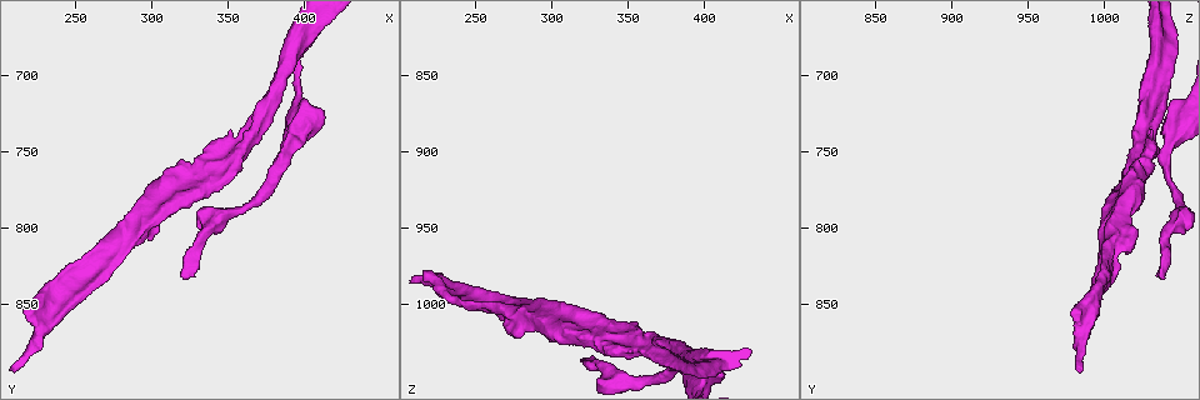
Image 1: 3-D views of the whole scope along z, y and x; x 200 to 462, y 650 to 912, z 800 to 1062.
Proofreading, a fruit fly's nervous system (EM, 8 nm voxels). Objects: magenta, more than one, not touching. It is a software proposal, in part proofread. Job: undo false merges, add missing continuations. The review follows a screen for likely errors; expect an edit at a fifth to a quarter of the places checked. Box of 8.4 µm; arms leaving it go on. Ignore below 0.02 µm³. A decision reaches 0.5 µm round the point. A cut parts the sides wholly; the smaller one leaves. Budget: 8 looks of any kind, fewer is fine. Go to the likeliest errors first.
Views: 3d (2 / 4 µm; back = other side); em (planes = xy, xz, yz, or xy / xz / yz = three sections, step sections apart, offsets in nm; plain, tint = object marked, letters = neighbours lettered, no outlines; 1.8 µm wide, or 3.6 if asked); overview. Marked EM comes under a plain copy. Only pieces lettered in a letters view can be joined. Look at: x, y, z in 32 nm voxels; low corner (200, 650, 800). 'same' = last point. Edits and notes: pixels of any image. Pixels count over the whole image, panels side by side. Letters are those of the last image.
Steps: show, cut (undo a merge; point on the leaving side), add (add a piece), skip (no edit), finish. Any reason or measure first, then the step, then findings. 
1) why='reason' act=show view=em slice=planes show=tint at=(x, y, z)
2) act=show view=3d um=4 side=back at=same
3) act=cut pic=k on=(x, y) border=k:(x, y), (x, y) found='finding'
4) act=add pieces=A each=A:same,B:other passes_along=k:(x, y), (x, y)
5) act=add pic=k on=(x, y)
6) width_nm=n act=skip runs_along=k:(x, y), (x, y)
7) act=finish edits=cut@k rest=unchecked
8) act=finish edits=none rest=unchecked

why='long arm stops here' act=show view=3d um=4 at=(320, 830, 1038)

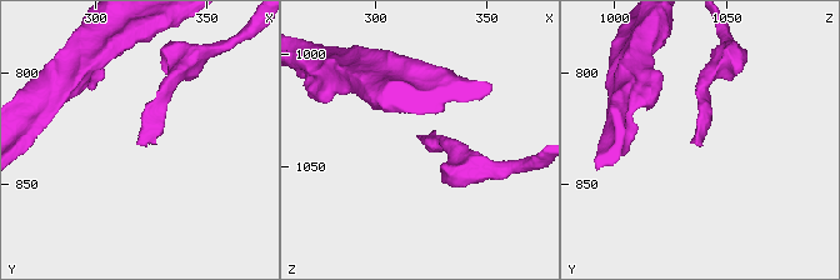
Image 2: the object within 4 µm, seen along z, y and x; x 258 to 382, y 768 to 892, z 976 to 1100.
act=show view=em slice=xy step=8 show=tint at=(319, 829, 1036)

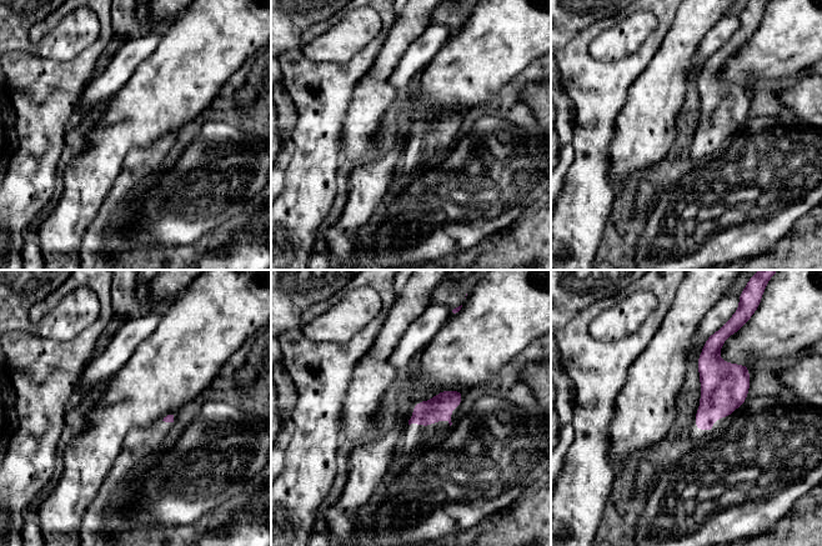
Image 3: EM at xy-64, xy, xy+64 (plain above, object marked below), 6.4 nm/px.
why='another direction' act=show view=em slice=planes show=letters at=same

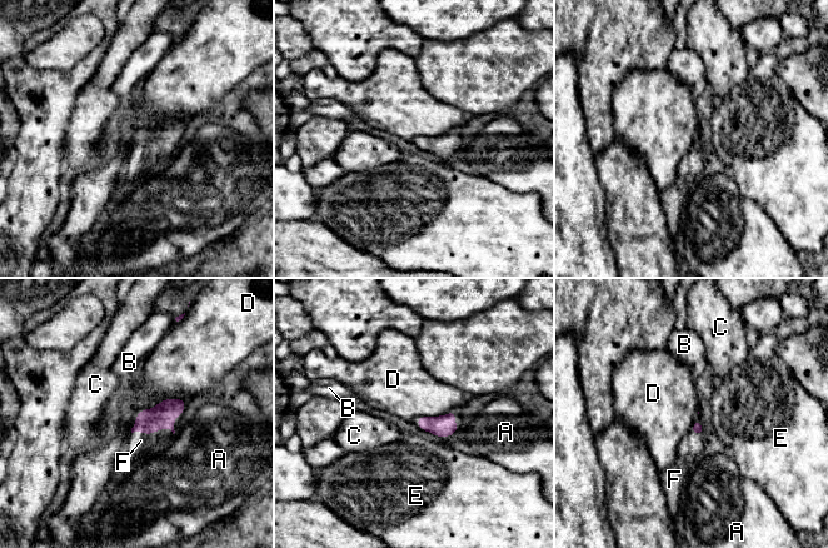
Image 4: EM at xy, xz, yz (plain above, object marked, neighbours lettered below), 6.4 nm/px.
longest_contact=D:340nm act=add pic=4 on=(140, 441) each=A:other,B:other,C:other,D:other,E:other,F:same found='it goes on there'

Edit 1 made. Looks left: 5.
why='see it whole again' act=show view=overview

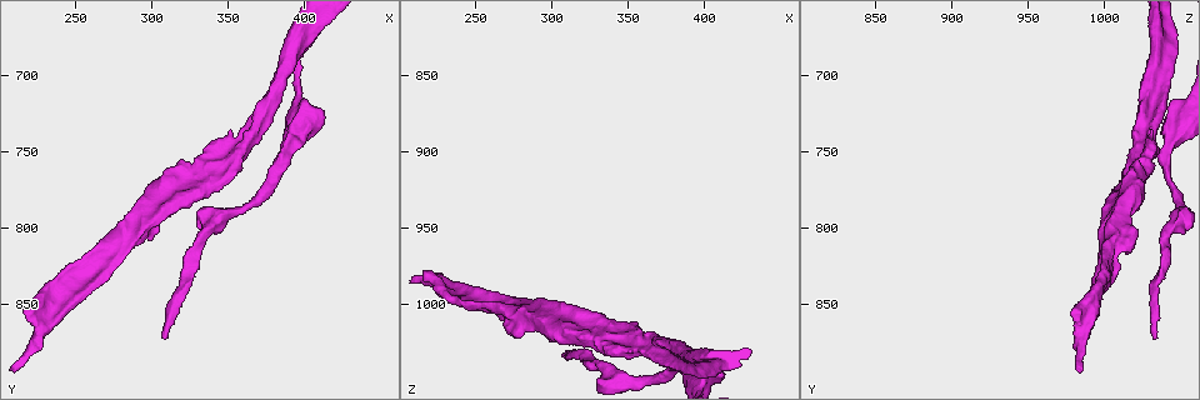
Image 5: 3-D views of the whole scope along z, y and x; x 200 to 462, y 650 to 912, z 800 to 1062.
why='calibre changes' act=show view=em um=3.6 slice=planes show=letters at=(318, 770, 1020)

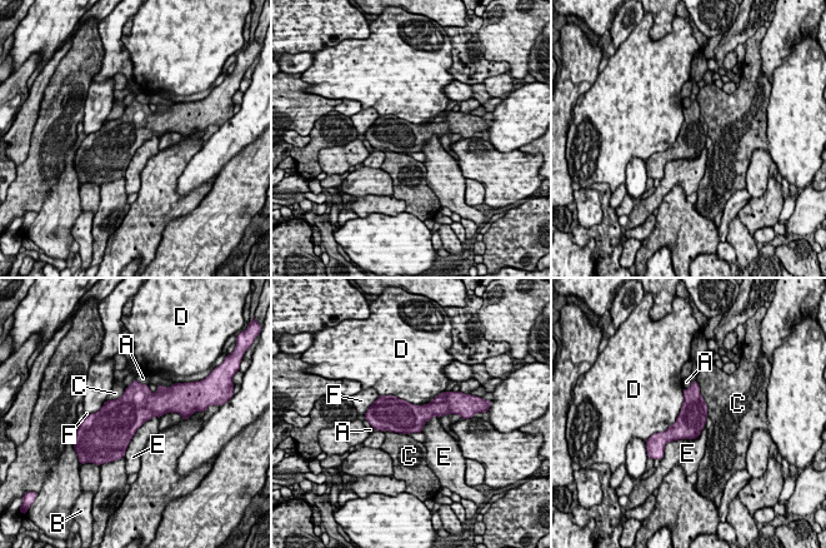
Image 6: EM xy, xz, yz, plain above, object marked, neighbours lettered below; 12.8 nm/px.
width_nm=380 act=skip each=A:other,B:other,C:other,D:other,E:other,F:other border=6:(705, 427), (664, 452) found='all the same neuron'

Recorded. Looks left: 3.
act=show view=em slice=planes show=letters at=(270, 826, 1004)

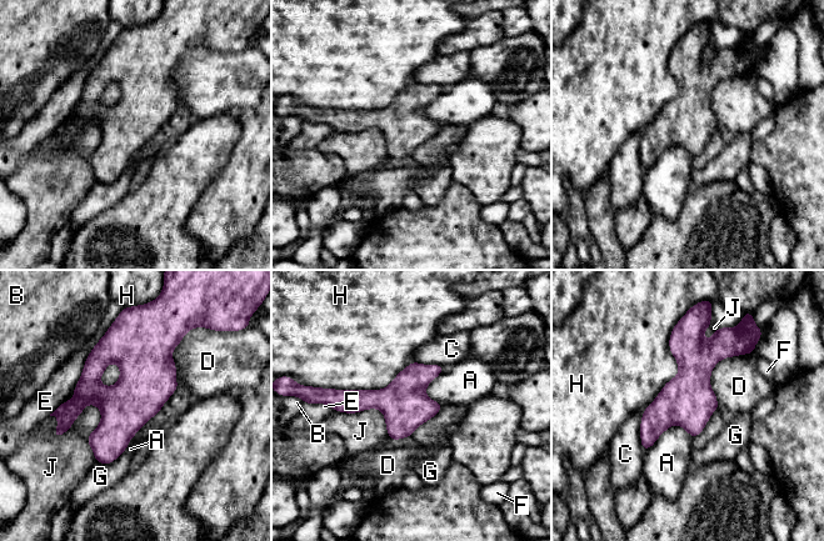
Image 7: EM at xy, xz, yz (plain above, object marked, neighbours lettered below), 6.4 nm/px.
longest_contact=H:600nm act=skip each=A:other,B:other,C:other,D:other,E:other,F:other,G:other,H:other,J:other border=7:(692, 437), (670, 425), (645, 451) found='continuous, no second neuron'

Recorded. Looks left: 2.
act=finish edits=add@4 rest=unchecked

